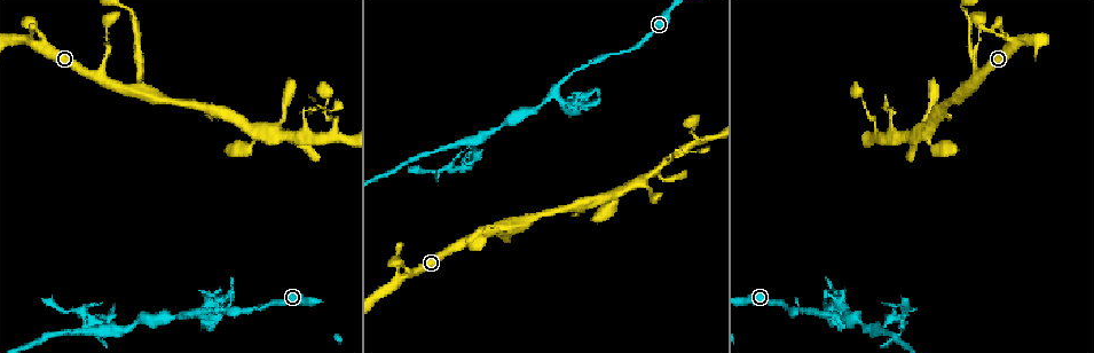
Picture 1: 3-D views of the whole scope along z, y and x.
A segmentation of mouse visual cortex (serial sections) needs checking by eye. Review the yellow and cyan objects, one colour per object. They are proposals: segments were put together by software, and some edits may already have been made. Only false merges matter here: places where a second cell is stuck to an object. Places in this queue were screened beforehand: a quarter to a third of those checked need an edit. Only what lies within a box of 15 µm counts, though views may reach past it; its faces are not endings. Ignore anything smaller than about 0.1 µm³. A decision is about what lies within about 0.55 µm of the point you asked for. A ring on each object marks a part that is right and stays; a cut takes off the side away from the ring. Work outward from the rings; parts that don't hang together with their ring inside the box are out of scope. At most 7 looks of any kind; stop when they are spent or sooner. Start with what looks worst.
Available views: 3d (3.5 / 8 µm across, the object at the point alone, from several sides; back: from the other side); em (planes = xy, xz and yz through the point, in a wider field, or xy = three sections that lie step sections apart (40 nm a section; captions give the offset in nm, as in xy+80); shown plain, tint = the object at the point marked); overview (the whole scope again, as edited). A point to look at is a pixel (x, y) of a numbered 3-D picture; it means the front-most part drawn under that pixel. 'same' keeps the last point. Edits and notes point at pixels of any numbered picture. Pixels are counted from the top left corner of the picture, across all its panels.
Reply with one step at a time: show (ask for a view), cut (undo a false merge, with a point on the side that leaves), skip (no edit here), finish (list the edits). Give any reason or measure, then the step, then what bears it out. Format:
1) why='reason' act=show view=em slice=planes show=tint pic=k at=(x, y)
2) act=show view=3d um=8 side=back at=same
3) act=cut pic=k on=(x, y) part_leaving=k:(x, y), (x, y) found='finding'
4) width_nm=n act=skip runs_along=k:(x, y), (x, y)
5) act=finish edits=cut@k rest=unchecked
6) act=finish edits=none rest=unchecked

act=show view=3d um=3.5 side=back pic=1 at=(139, 88)

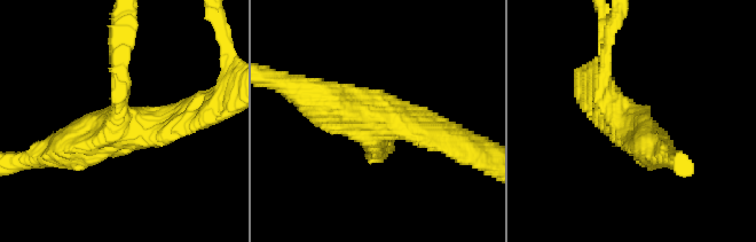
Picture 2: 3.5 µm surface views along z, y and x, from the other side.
act=show view=em slice=planes show=tint pic=2 at=(123, 116)

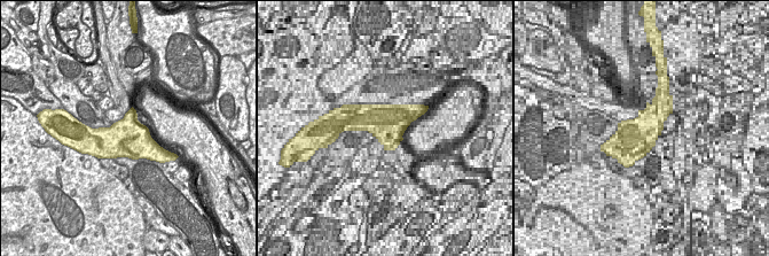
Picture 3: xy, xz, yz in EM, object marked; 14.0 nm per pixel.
arms=3 arm_widths_nm=200,350,500 act=cut pic=2 on=(128, 32) part_leaving=2:(121, 76), (121, 26) found='a second cell is stuck on'

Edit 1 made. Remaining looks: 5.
why='narrows sharply' act=show view=3d um=3.5 pic=1 at=(261, 305)

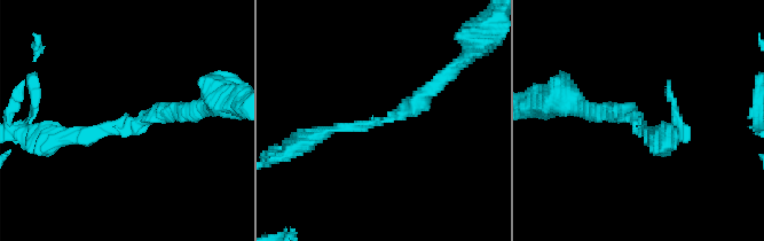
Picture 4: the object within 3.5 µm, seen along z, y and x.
arm_widths_nm=150,200 why='need the tissue' act=show view=em slice=planes show=tint pic=4 at=(125, 125)

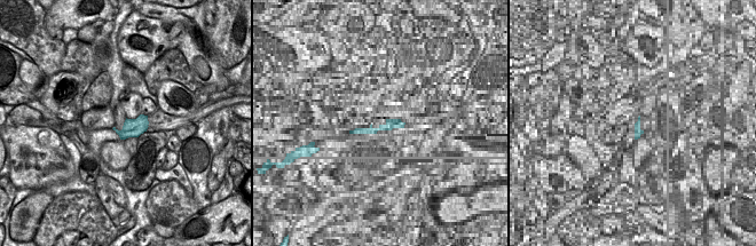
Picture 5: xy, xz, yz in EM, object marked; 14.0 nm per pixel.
act=skip runs_along=4:(441, 80), (395, 116), (310, 139) found='one cell here'

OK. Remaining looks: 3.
act=show view=3d um=3.5 pic=1 at=(844, 308)

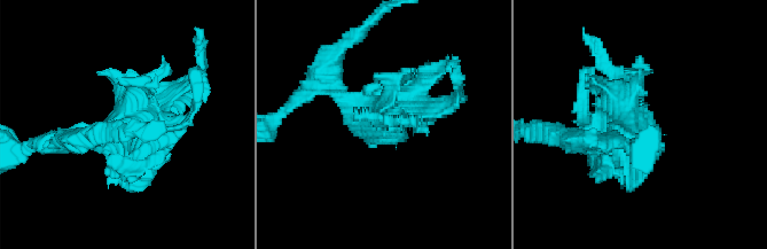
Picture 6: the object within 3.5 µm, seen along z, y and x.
why='now the EM' act=show view=em slice=planes show=tint pic=6 at=(636, 127)

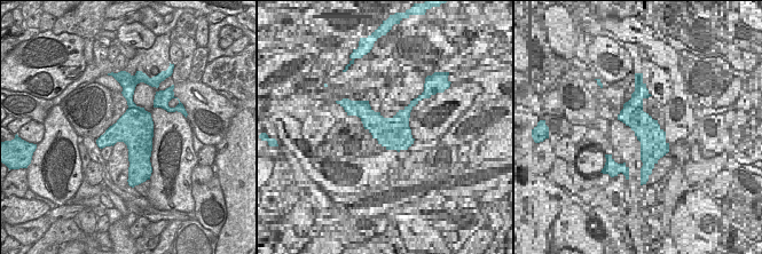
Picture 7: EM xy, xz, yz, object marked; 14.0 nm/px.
act=cut pic=6 on=(192, 94) part_leaving=6:(150, 103), (200, 79), (200, 37) found='two cells meet here'

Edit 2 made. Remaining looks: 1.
act=finish edits=cut@2,cut@6 rest=unchecked

